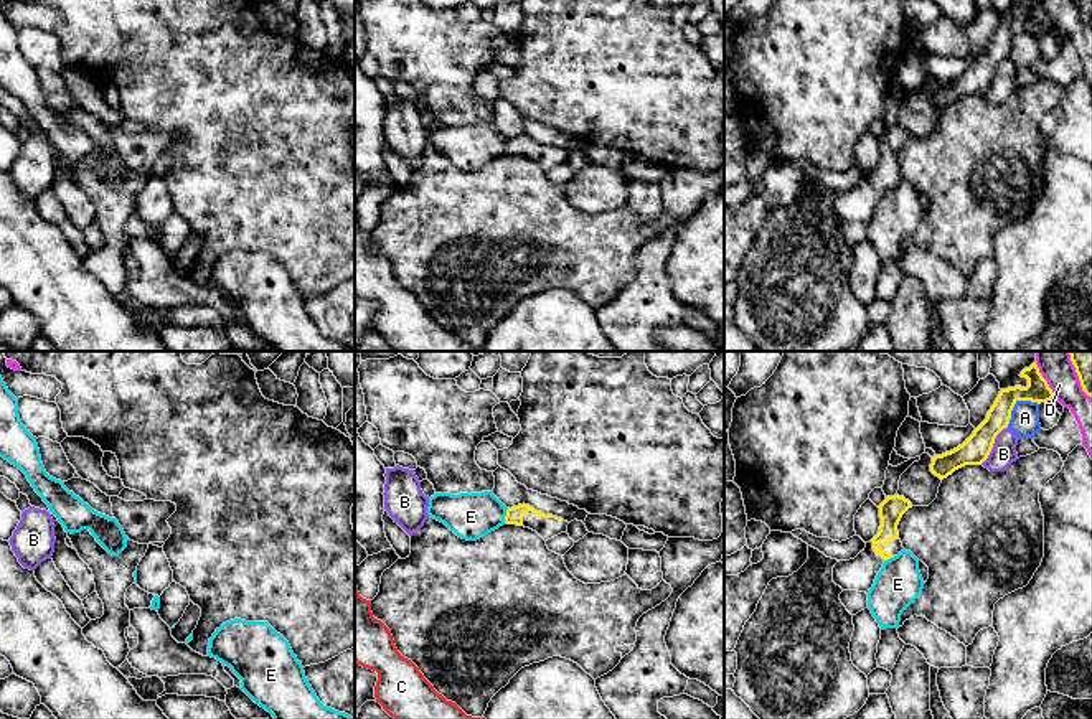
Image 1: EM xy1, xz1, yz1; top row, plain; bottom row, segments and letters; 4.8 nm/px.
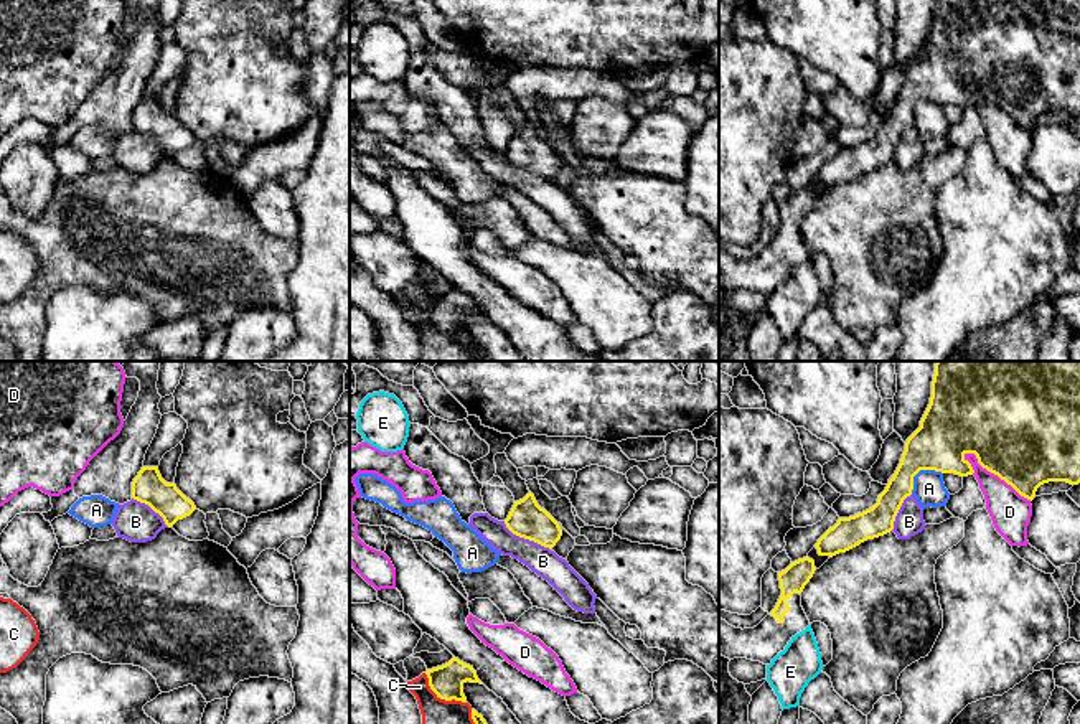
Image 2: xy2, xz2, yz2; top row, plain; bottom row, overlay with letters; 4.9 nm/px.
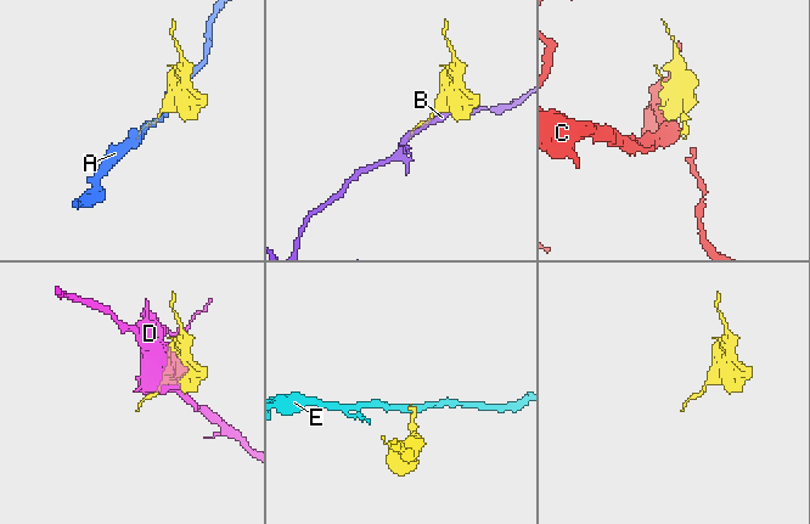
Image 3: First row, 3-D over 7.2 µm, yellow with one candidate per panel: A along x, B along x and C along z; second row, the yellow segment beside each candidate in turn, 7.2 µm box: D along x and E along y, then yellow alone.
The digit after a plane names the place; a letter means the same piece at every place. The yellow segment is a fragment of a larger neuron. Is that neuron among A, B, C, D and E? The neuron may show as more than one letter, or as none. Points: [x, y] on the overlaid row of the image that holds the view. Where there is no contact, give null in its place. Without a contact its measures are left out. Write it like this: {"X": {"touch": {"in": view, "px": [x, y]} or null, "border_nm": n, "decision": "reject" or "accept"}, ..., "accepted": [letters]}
{"A": {"touch": {"in": "yz1", "px": [1015, 403]}, "border_nm": 200, "decision": "reject"}, "B": {"touch": {"in": "xz2", "px": [526, 538]}, "border_nm": 280, "decision": "reject"}, "C": {"touch": {"in": "xz2", "px": [441, 698]}, "border_nm": 260, "decision": "reject"}, "D": {"touch": {"in": "yz2", "px": [996, 474]}, "border_nm": 400, "decision": "reject"}, "E": {"touch": {"in": "xz1", "px": [505, 516]}, "border_nm": 80, "decision": "reject"}, "accepted": []}

